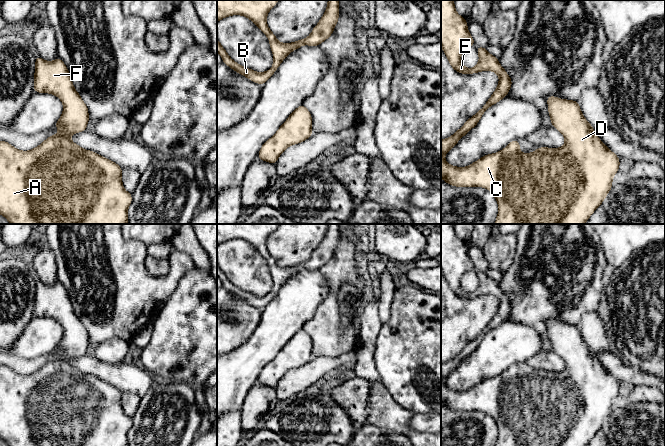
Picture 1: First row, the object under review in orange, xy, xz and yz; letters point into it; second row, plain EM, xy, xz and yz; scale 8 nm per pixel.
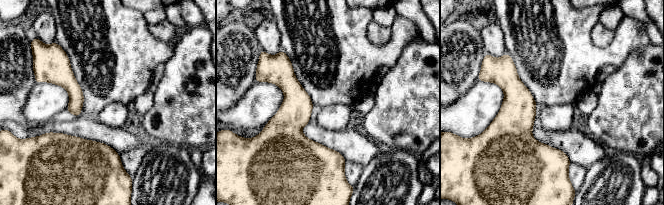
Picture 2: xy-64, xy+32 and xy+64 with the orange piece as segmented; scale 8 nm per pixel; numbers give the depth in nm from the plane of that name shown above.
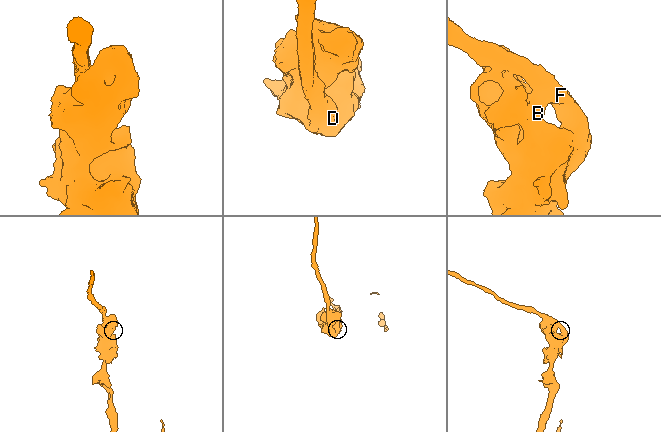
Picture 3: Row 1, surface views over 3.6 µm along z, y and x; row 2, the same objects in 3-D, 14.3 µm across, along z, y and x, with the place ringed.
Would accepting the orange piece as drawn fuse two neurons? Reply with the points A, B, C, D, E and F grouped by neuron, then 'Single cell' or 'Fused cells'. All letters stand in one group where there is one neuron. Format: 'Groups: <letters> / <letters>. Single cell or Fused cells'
Groups: A B C D E F. Single cell

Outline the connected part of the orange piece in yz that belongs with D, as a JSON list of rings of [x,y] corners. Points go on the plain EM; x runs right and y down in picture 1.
[[[441,224],[441,272],[451,291],[465,299],[492,295],[499,300],[498,309],[486,328],[453,359],[441,363],[441,402],[455,411],[475,410],[491,415],[498,426],[495,446],[586,446],[611,414],[620,385],[596,359],[593,350],[583,340],[578,325],[547,321],[551,349],[565,362],[562,371],[540,371],[532,377],[521,377],[519,365],[514,364],[502,374],[484,379],[466,391],[456,391],[446,386],[444,380],[478,348],[488,332],[507,320],[512,310],[512,304],[498,282],[484,271],[477,270],[479,285],[474,292],[462,288],[462,276],[472,269],[475,266],[466,242],[457,237],[454,224]]]

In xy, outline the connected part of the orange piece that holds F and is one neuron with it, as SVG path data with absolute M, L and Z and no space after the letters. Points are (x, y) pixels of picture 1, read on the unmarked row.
M36 280L34 316L49 317L61 324L63 336L53 350L59 356L28 375L0 365L0 439L8 446L128 446L132 418L123 411L122 392L93 375L83 373L70 363L73 358L86 354L89 337L87 329L74 312L67 290L59 281L54 285L45 285Z

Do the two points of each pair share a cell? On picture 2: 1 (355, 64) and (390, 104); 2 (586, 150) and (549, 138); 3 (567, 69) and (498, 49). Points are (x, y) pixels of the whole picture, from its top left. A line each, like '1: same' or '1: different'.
1: different
2: same
3: different

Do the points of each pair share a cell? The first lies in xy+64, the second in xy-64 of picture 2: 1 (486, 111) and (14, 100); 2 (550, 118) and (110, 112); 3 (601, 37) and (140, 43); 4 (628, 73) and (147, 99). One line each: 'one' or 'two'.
1: two
2: one
3: two
4: two

